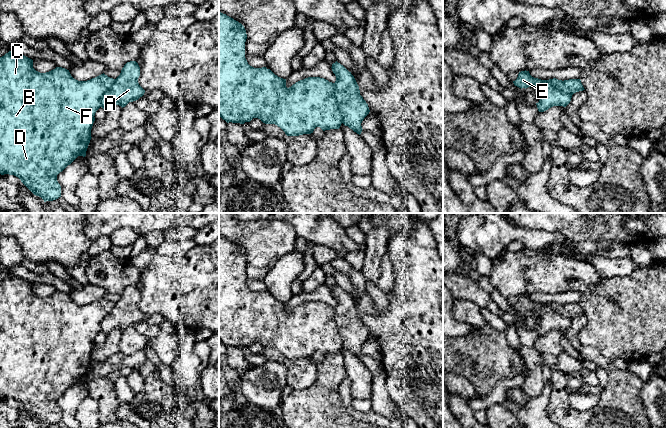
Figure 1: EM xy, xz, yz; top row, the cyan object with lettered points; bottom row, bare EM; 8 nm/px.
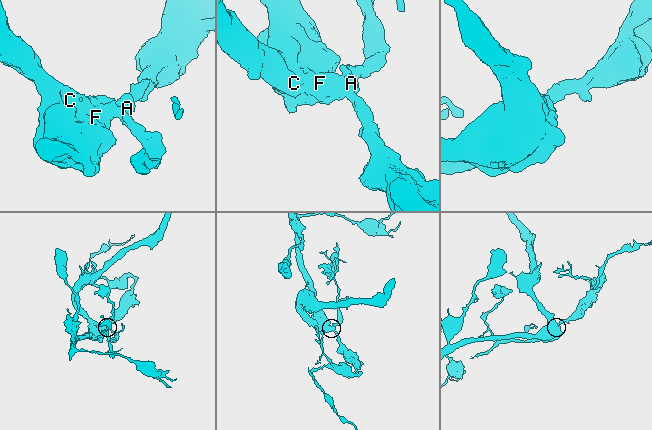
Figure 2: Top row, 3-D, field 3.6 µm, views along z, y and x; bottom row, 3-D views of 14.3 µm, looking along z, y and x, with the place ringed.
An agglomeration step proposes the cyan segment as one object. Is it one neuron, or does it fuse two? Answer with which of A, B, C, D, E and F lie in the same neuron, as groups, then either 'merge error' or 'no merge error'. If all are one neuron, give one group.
groups A E / B C D F; merge error

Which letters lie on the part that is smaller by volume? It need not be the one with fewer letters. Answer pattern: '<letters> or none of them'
A, E

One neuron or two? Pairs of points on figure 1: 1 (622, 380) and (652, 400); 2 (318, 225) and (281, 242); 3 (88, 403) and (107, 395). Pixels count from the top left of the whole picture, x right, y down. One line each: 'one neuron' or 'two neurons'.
1: two neurons
2: two neurons
3: two neurons

